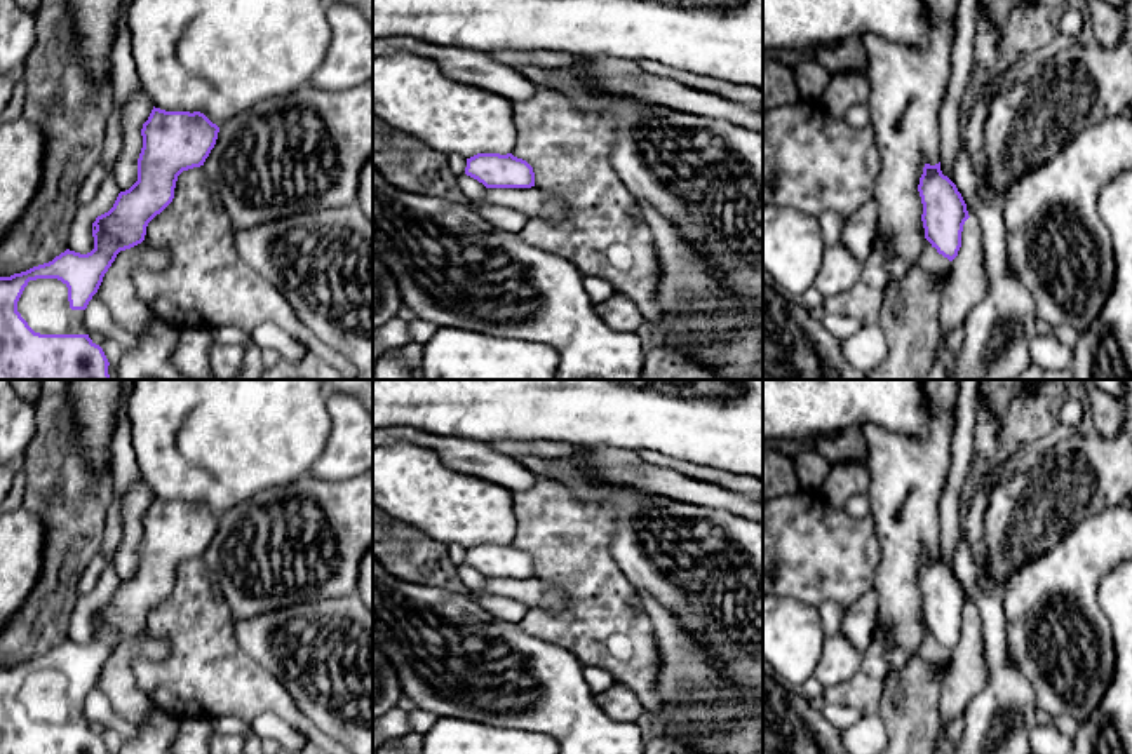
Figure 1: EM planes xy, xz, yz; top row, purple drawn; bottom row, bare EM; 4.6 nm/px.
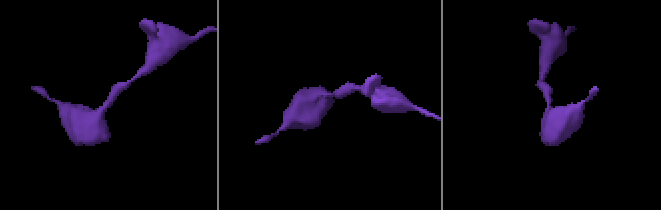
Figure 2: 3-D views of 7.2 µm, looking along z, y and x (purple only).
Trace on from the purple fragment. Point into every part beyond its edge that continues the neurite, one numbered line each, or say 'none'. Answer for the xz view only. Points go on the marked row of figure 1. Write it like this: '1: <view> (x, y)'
none

